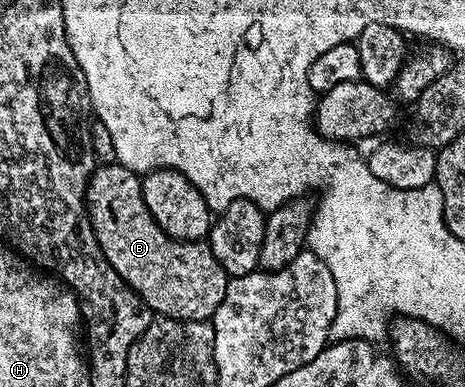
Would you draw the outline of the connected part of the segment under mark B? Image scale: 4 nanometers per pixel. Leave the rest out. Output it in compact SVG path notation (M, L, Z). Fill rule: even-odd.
M120 163L114 165L98 164L96 168L94 168L92 175L89 177L89 186L85 189L85 204L89 210L89 221L92 223L93 230L95 231L95 239L99 243L99 247L103 251L107 263L111 263L113 270L141 296L141 302L154 314L163 317L174 317L177 321L209 321L215 315L219 303L223 303L231 278L228 273L223 271L223 267L219 267L219 263L213 258L213 253L204 240L177 241L173 237L167 236L165 232L157 226L155 219L151 215L151 211L147 211L147 203L143 199L141 182L142 178L138 176L138 174L132 173L126 165Z

